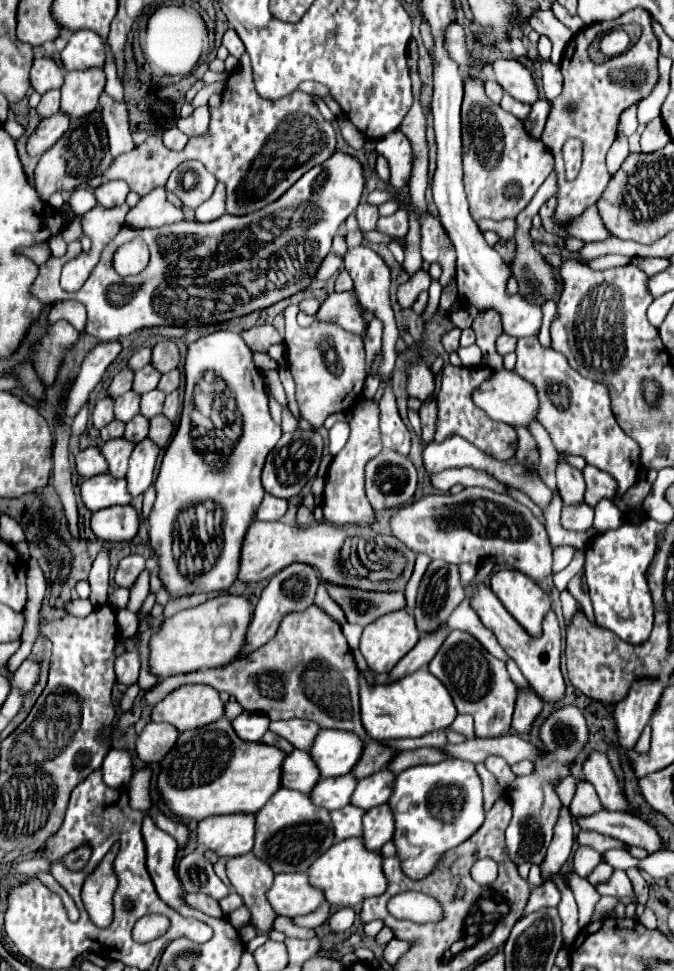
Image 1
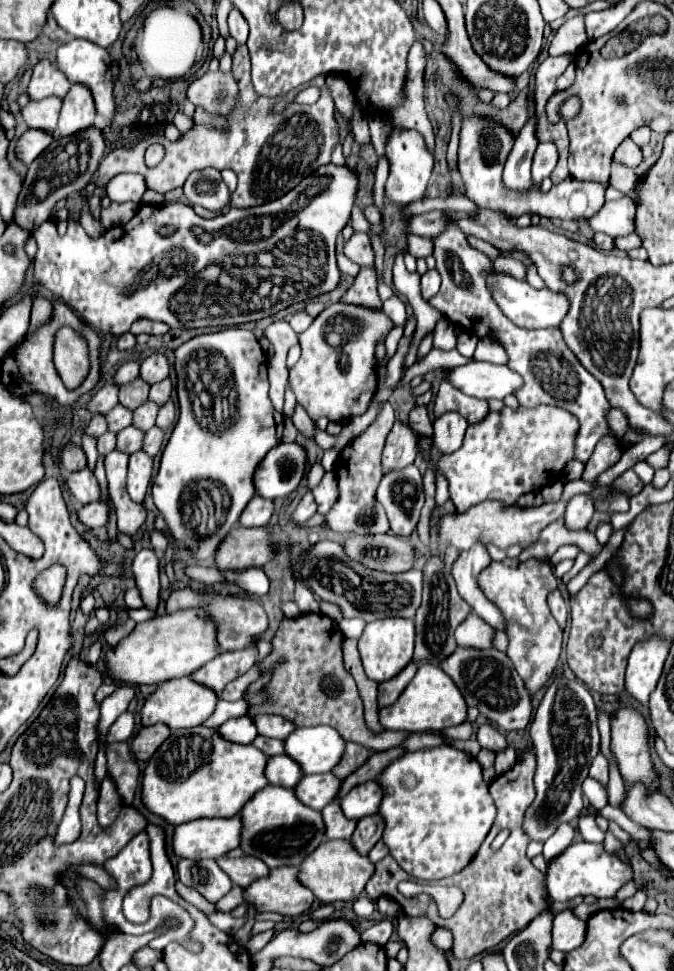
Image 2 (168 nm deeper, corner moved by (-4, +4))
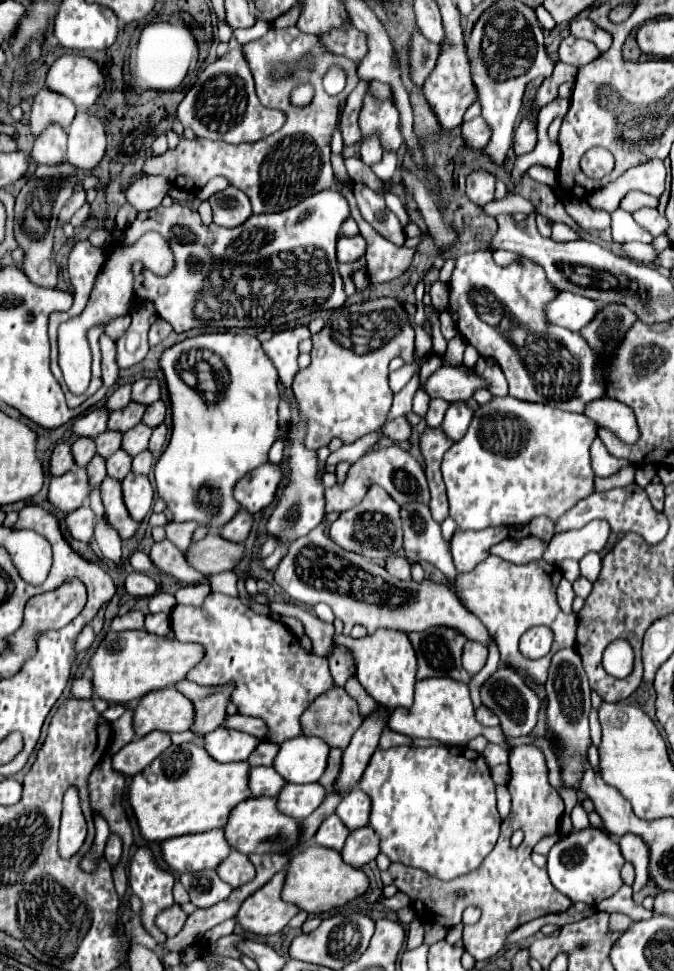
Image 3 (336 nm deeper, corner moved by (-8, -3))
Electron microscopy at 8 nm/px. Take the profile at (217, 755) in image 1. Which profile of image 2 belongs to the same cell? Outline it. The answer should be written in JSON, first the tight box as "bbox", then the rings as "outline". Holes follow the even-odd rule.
{"bbox":[142,726,268,826],"outline":[[[196,726],[188,730],[178,730],[168,740],[164,740],[164,744],[148,760],[142,778],[142,804],[152,814],[160,816],[172,826],[198,818],[232,818],[240,812],[240,808],[248,802],[248,798],[252,798],[260,788],[268,784],[264,776],[266,760],[268,756],[264,756],[256,746],[232,744],[224,740],[214,728]]]}

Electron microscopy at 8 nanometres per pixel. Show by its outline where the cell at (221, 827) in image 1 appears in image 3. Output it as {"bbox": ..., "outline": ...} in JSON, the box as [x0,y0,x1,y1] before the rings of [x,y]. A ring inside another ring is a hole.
{"bbox":[162,829,232,873],"outline":[[[224,829],[172,837],[162,843],[164,861],[176,873],[216,869],[218,863],[230,855],[230,851],[232,847],[224,837]]]}

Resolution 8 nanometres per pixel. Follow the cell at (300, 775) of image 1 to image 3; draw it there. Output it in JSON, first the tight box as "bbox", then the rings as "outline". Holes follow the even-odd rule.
{"bbox":[250,767,284,797],"outline":[[[254,767],[250,771],[250,787],[252,787],[252,795],[260,797],[278,797],[280,791],[284,789],[284,779],[280,773],[276,773],[274,767]]]}

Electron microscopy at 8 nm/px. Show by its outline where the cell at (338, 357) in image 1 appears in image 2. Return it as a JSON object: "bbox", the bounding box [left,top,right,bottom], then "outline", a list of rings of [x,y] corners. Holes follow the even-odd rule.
{"bbox":[290,302,394,422],"outline":[[[336,302],[324,308],[310,328],[298,336],[302,356],[290,368],[290,388],[312,420],[324,416],[332,422],[342,422],[368,410],[378,386],[376,344],[386,340],[392,328],[394,322],[384,310]]]}

